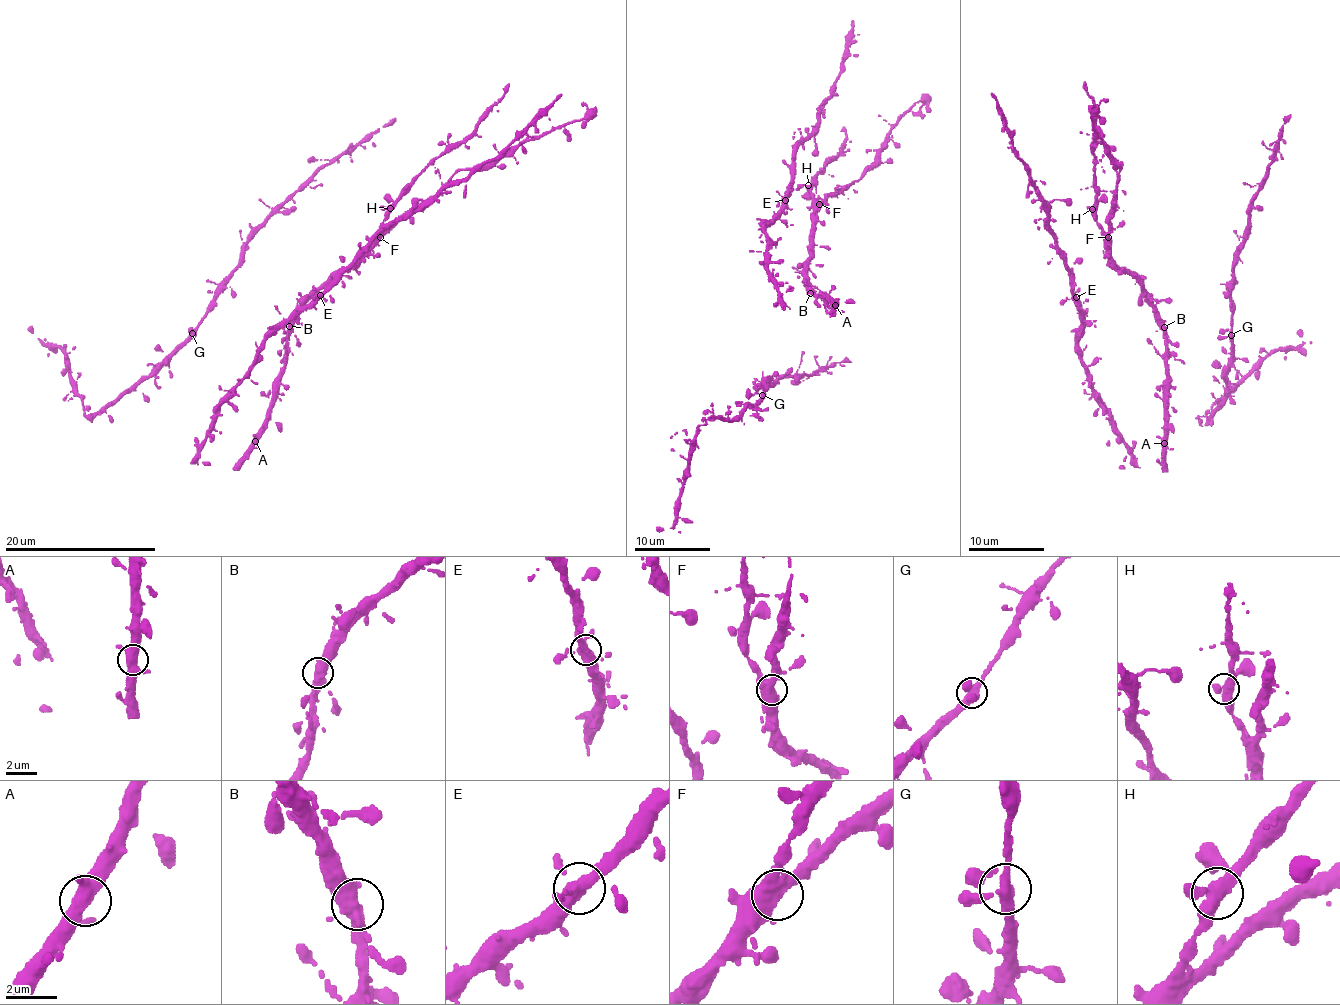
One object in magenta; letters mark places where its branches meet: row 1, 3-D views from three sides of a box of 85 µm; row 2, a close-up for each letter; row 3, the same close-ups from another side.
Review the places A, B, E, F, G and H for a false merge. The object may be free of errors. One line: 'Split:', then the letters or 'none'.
Split: none

